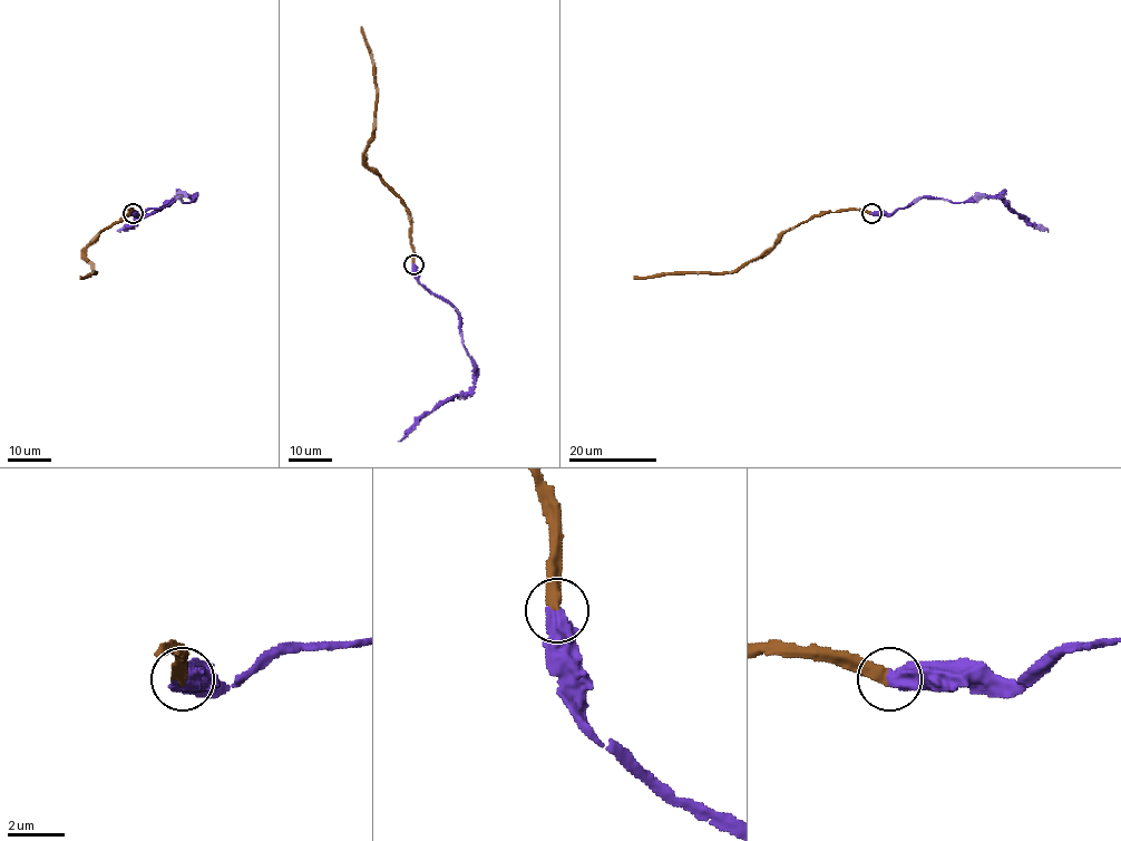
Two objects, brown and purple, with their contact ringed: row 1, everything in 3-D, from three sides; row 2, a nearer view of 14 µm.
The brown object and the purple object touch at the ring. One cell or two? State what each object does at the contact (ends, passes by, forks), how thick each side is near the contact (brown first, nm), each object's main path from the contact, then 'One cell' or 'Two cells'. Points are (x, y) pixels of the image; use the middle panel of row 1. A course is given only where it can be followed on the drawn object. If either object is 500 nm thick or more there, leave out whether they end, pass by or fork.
Thickness 420 nm (brown) against 600 nm. Course of brown: (415, 264), (409, 210), (402, 199), (366, 165), (376, 114), (374, 63), (360, 27). Course of purple: (415, 264), (416, 279), (445, 298), (460, 318), (460, 336), (474, 365), (475, 385), (425, 414), (398, 441). One cell

